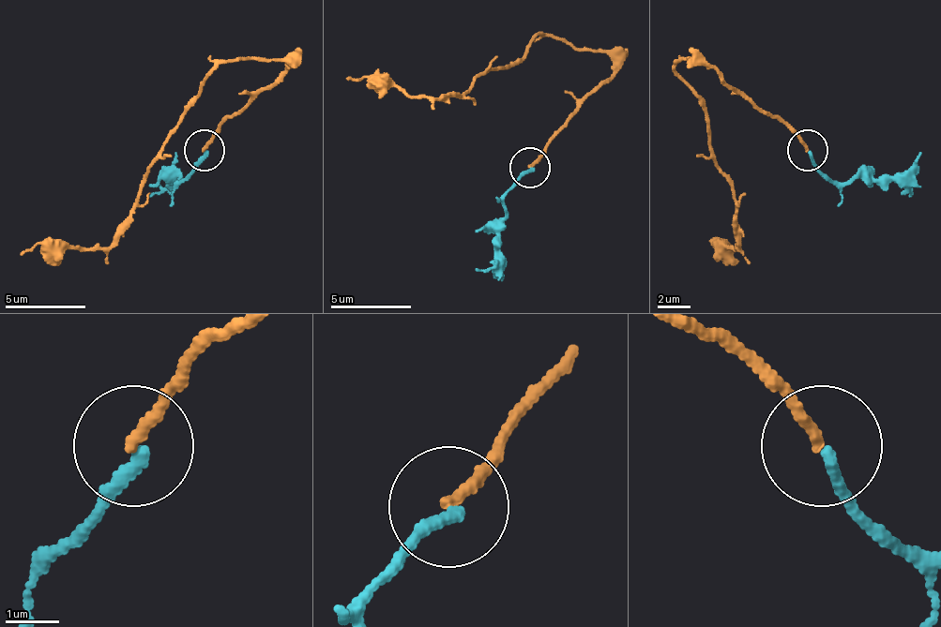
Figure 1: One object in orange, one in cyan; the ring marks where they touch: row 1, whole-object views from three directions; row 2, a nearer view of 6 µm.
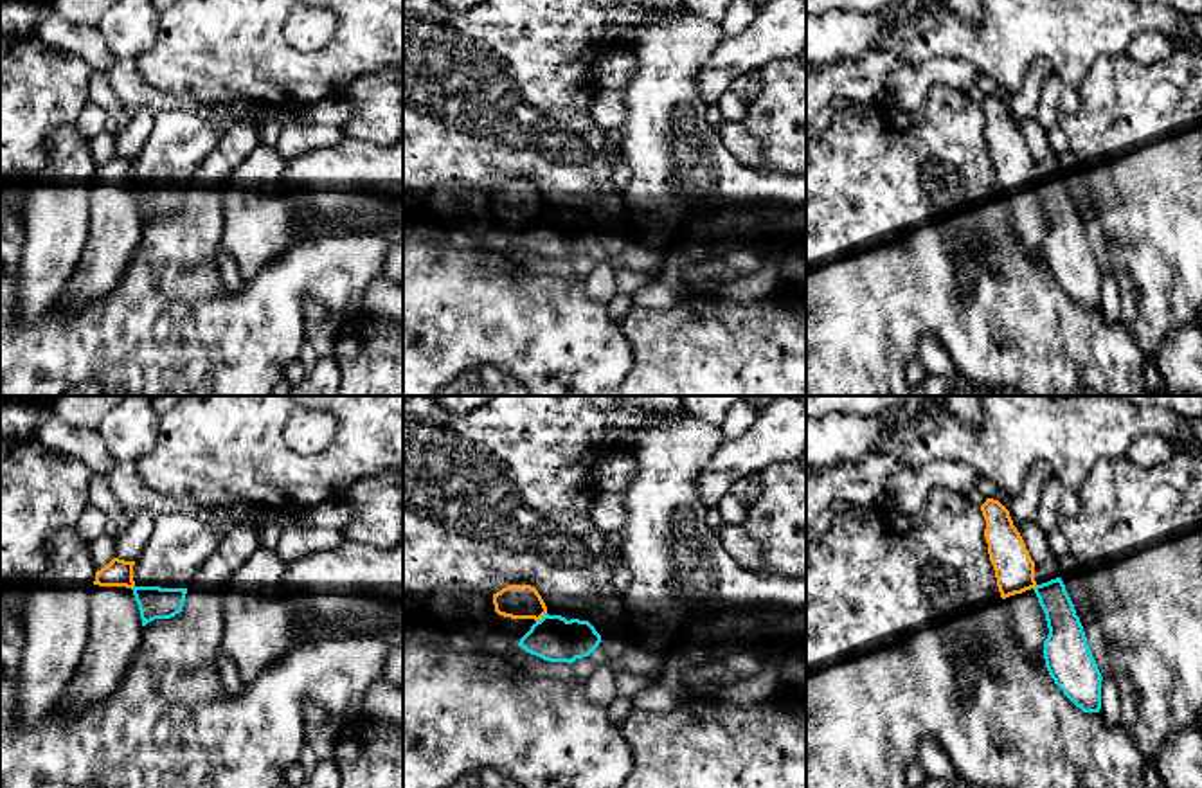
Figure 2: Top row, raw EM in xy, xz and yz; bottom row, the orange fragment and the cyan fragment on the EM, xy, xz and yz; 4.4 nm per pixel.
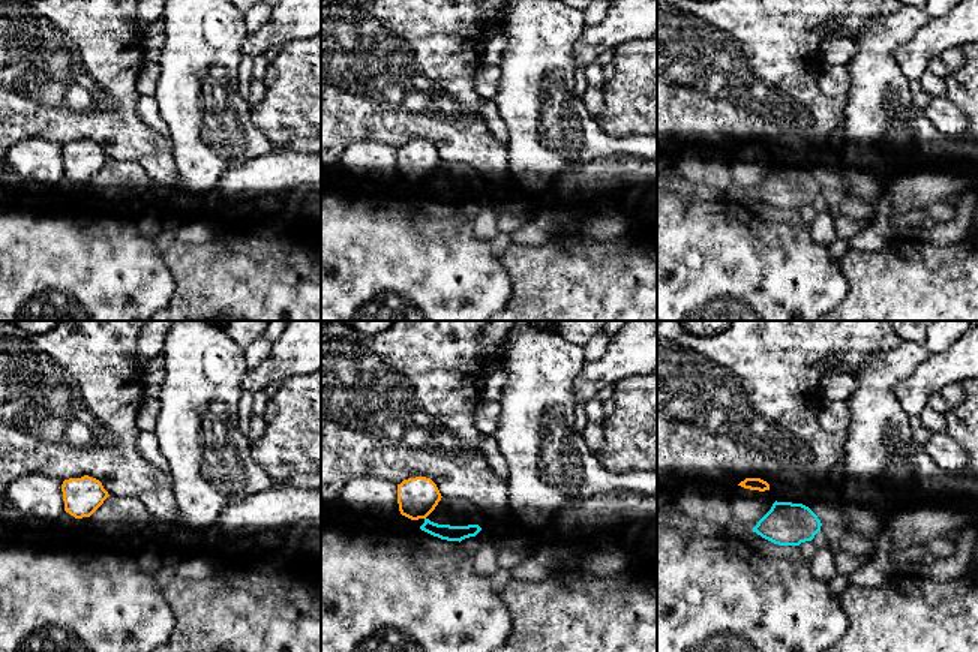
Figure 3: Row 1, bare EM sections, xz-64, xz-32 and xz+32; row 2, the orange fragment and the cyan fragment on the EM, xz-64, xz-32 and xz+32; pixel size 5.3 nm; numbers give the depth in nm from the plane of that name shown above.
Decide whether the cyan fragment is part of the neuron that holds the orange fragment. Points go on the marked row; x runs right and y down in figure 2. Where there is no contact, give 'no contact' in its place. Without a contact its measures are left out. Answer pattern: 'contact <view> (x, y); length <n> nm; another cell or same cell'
contact xz (540, 617); length 60 nm; another cell

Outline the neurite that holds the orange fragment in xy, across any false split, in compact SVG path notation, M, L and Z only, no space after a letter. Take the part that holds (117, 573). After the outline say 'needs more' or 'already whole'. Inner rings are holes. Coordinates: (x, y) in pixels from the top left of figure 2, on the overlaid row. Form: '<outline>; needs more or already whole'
M113 558L88 587L88 642L61 698L67 721L115 693L142 642L140 610L131 590L133 565Z; needs more

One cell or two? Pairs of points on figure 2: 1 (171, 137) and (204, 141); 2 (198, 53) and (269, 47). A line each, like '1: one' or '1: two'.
1: one
2: one

